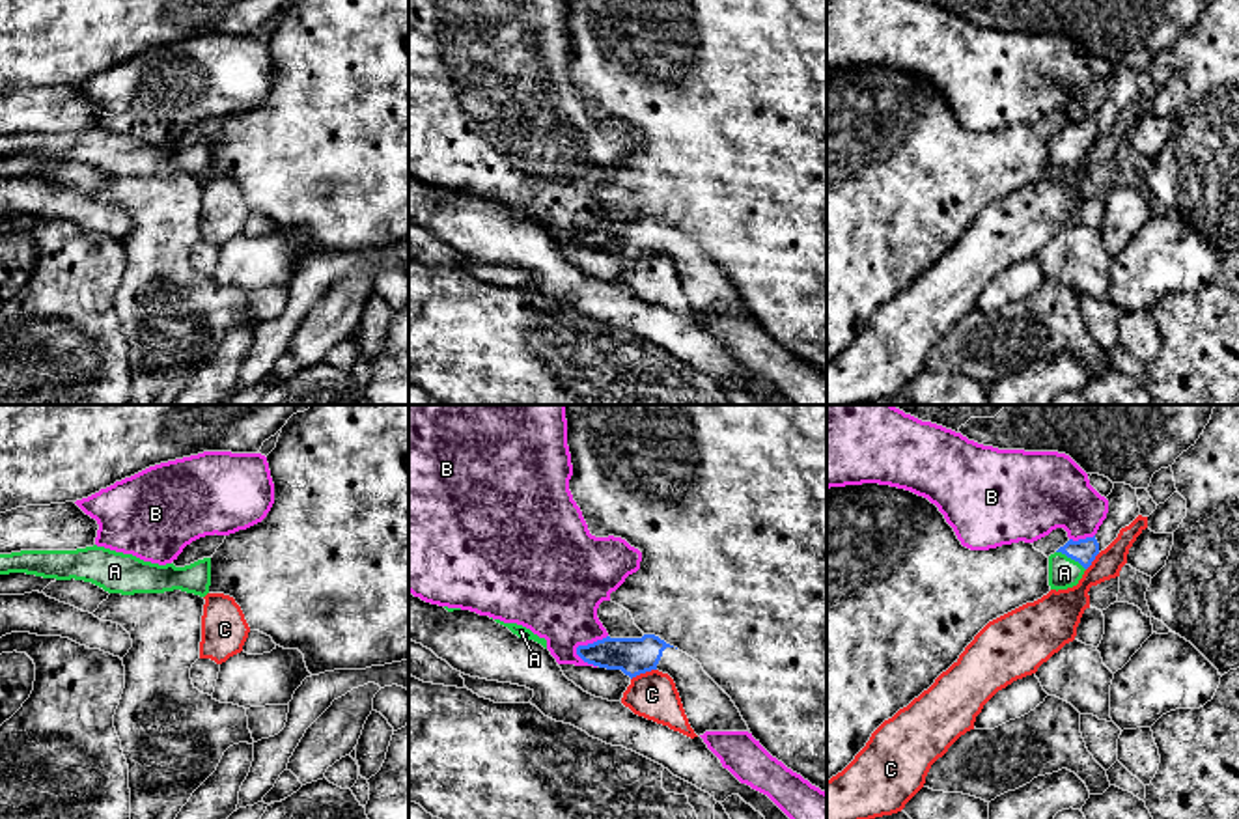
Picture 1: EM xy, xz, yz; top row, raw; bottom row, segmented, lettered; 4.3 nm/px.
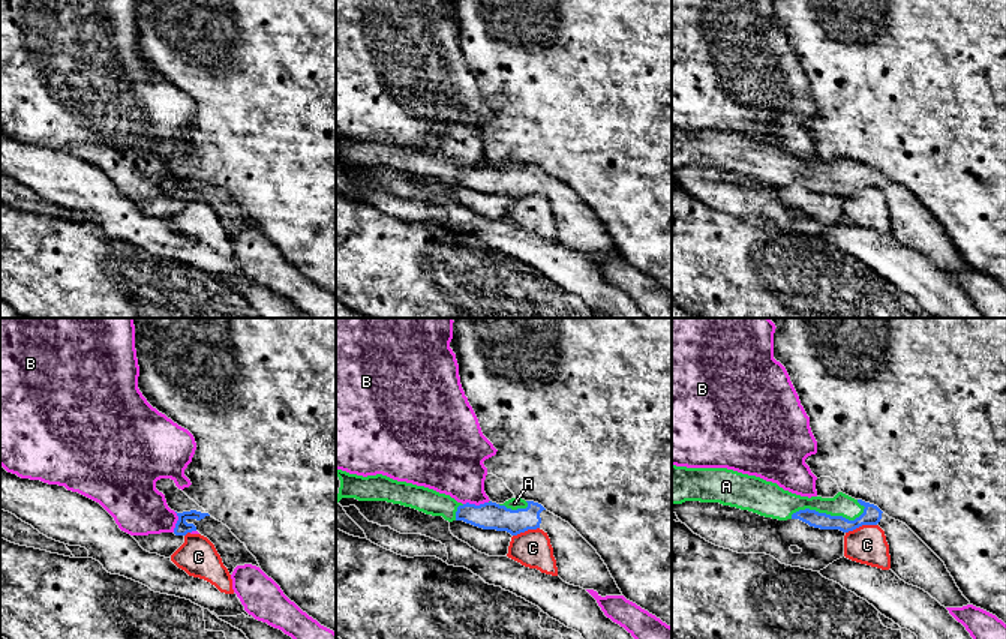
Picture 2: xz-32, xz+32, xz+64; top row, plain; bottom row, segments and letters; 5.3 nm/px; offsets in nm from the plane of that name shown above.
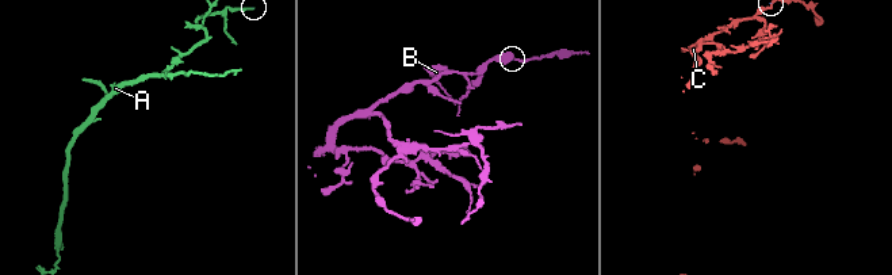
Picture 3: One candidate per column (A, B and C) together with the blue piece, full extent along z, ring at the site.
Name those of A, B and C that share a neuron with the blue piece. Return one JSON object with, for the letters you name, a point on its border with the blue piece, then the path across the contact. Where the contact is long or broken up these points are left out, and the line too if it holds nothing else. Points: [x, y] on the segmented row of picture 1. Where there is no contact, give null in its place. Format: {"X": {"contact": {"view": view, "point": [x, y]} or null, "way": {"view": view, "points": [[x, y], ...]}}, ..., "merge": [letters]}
{"A": {"contact": {"view": "yz", "point": [1071, 558]}, "way": {"view": "yz", "points": [[1083, 551], [1071, 558], [1064, 573]]}}, "merge": ["A"]}

